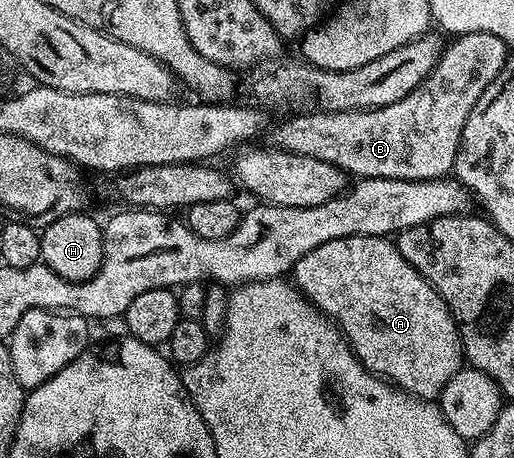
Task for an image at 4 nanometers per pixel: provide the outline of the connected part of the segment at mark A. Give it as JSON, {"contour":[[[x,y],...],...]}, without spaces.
{"contour":[[[350,235],[325,241],[325,245],[317,245],[317,249],[305,253],[305,257],[295,264],[293,282],[324,315],[333,317],[363,366],[407,394],[417,399],[438,400],[451,378],[464,370],[463,342],[450,309],[433,285],[401,257],[398,246],[390,238]]]}

